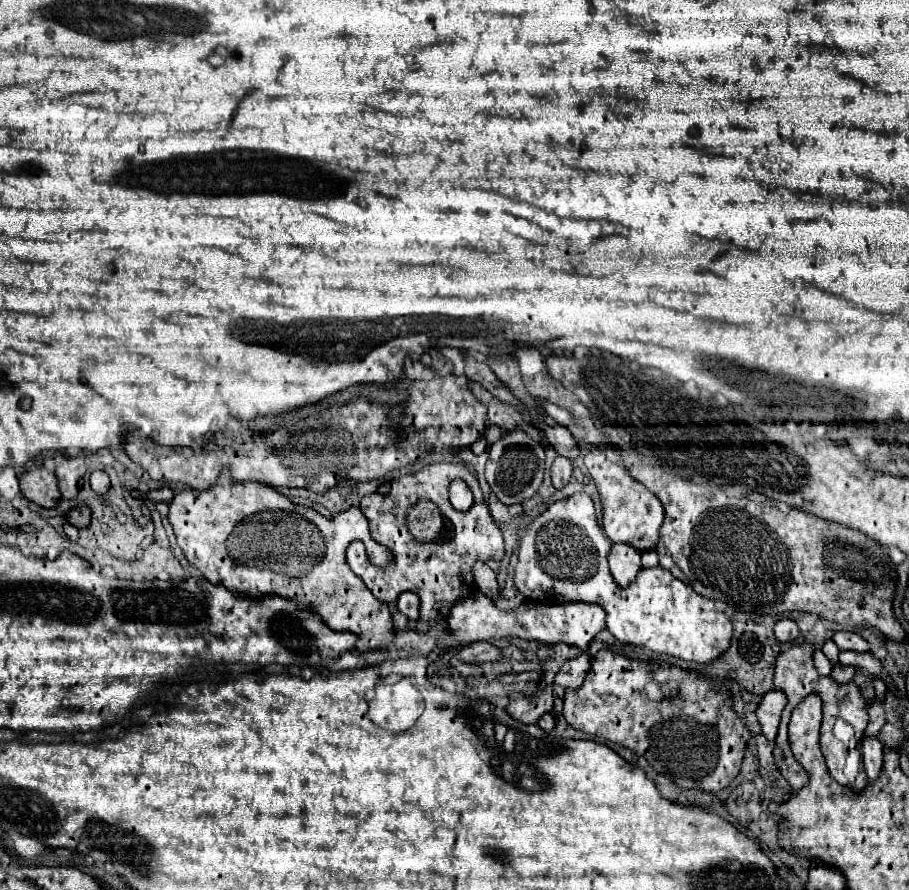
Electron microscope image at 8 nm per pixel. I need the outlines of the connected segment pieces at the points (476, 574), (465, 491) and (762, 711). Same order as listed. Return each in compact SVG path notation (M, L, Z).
M477 562L477 564L473 566L473 578L475 578L477 588L479 588L485 596L489 596L489 598L495 598L495 596L497 596L499 586L497 586L497 580L495 580L495 572L493 572L485 562Z
M453 480L449 484L449 498L455 510L469 510L473 506L473 494L471 488L463 480Z
M771 690L763 696L759 708L757 708L757 718L761 722L763 734L769 742L773 742L777 738L777 728L779 728L779 720L781 720L781 712L787 704L787 698L781 690Z

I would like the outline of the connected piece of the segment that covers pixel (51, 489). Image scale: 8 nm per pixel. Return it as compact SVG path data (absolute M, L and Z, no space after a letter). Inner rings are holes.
M43 466L27 468L19 476L19 486L21 486L21 494L27 500L31 500L43 508L53 508L61 500L55 474L45 470Z

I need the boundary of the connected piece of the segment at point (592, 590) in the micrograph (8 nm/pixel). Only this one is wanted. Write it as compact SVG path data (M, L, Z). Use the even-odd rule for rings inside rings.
M581 492L553 502L535 520L517 528L517 540L519 540L519 554L515 564L515 588L525 596L525 600L533 600L541 604L563 604L563 602L599 604L607 614L605 618L607 630L619 642L645 646L657 654L675 656L687 662L711 664L729 650L733 636L733 626L729 618L715 608L713 600L699 596L691 586L673 578L669 570L663 570L659 566L641 568L636 580L633 580L627 588L615 584L607 566L607 554L613 542L609 542L607 536L603 536L603 530L595 516L593 500L587 494Z

